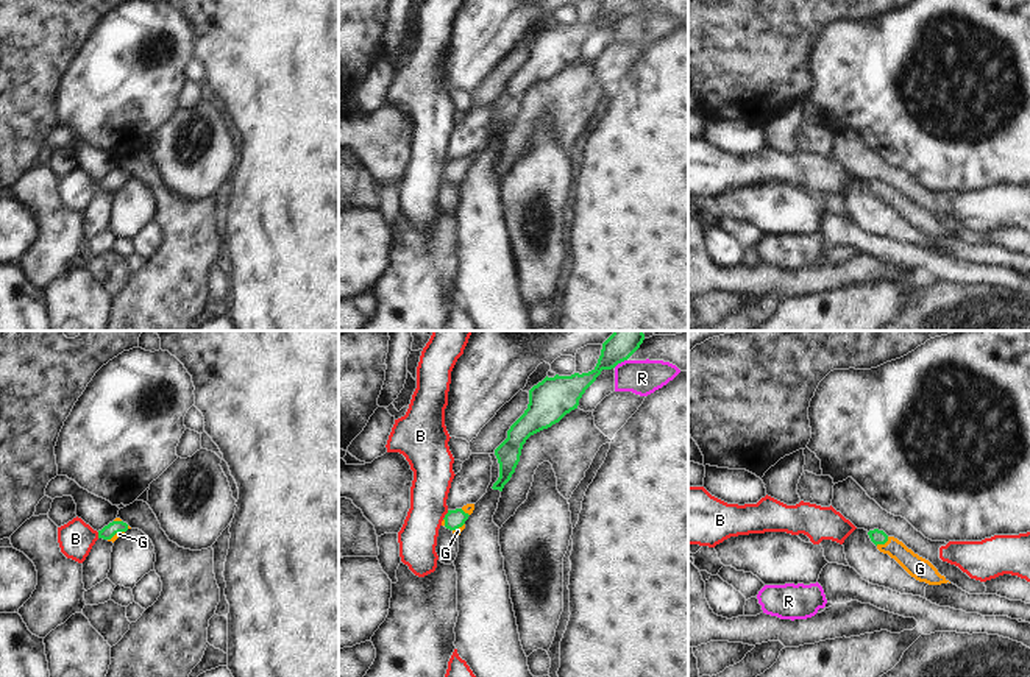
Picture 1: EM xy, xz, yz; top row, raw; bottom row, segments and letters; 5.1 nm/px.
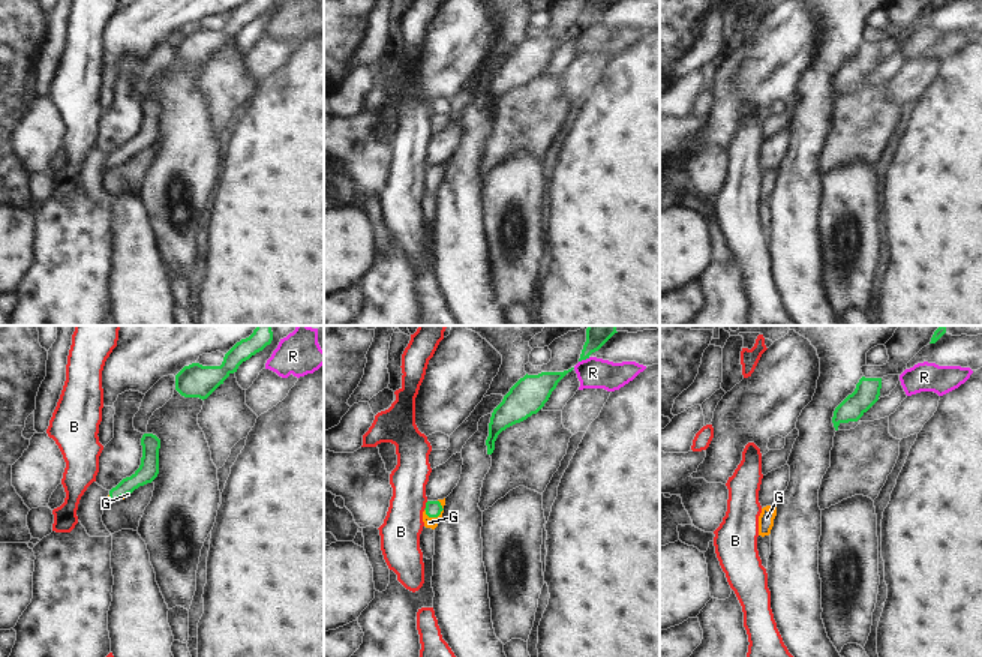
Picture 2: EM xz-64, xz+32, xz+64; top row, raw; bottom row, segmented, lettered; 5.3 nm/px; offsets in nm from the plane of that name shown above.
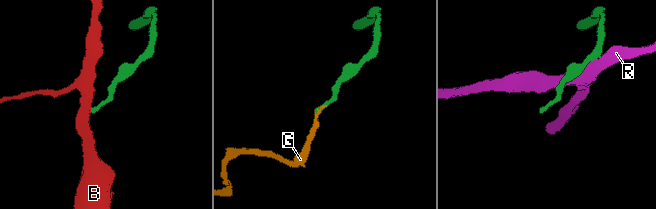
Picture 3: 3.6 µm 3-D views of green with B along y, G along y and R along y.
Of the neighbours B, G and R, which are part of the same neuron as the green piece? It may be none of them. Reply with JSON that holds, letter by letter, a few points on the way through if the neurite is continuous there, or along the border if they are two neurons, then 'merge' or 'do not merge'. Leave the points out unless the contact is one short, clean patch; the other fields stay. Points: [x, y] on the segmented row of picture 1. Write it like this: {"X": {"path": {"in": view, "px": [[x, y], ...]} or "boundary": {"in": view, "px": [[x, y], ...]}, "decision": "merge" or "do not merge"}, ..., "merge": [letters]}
{"B": {"boundary": {"in": "xz", "px": [[448, 510], [442, 518]]}, "decision": "do not merge"}, "G": {"path": {"in": "yz", "px": [[877, 537], [882, 543], [893, 546], [919, 568]]}, "decision": "merge"}, "R": {"boundary": {"in": "xz", "px": [[626, 359], [614, 367]]}, "decision": "do not merge"}, "merge": ["G"]}

